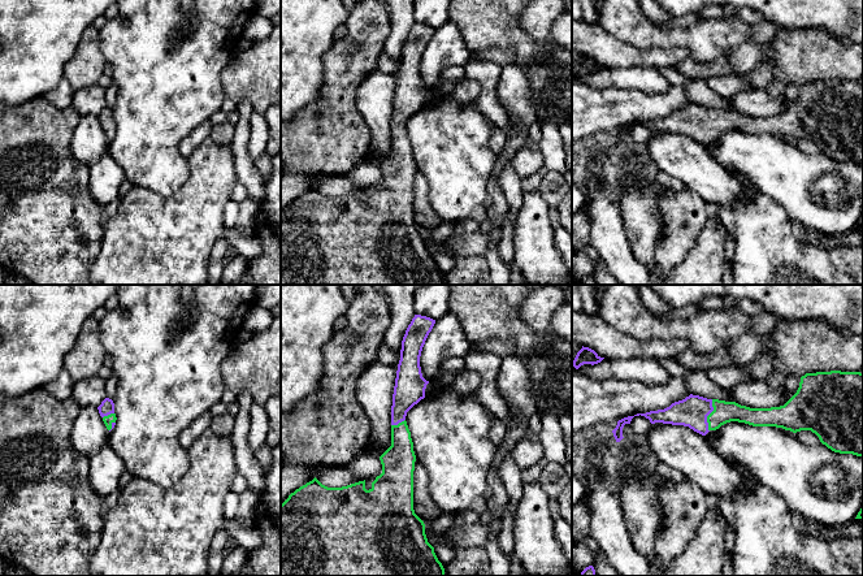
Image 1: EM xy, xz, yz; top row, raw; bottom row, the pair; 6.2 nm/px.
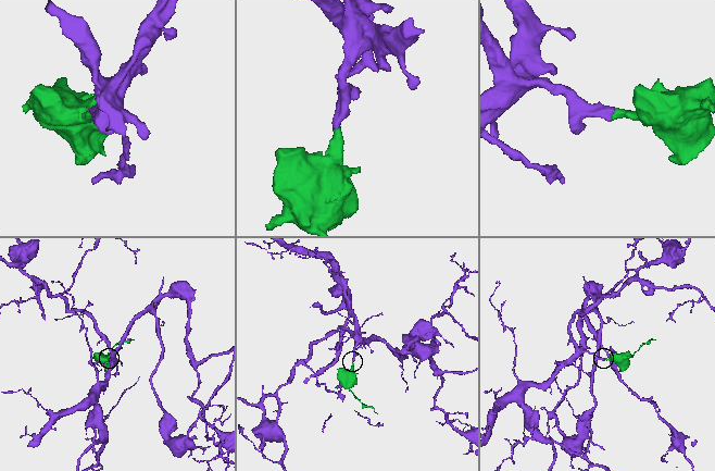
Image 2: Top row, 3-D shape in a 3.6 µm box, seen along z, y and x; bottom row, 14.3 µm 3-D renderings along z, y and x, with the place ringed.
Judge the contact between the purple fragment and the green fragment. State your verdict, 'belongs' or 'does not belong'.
belongs

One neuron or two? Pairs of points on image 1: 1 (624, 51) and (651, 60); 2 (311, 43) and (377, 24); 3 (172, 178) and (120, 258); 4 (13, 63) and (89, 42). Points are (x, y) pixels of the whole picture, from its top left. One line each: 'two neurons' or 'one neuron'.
1: one neuron
2: two neurons
3: two neurons
4: two neurons

